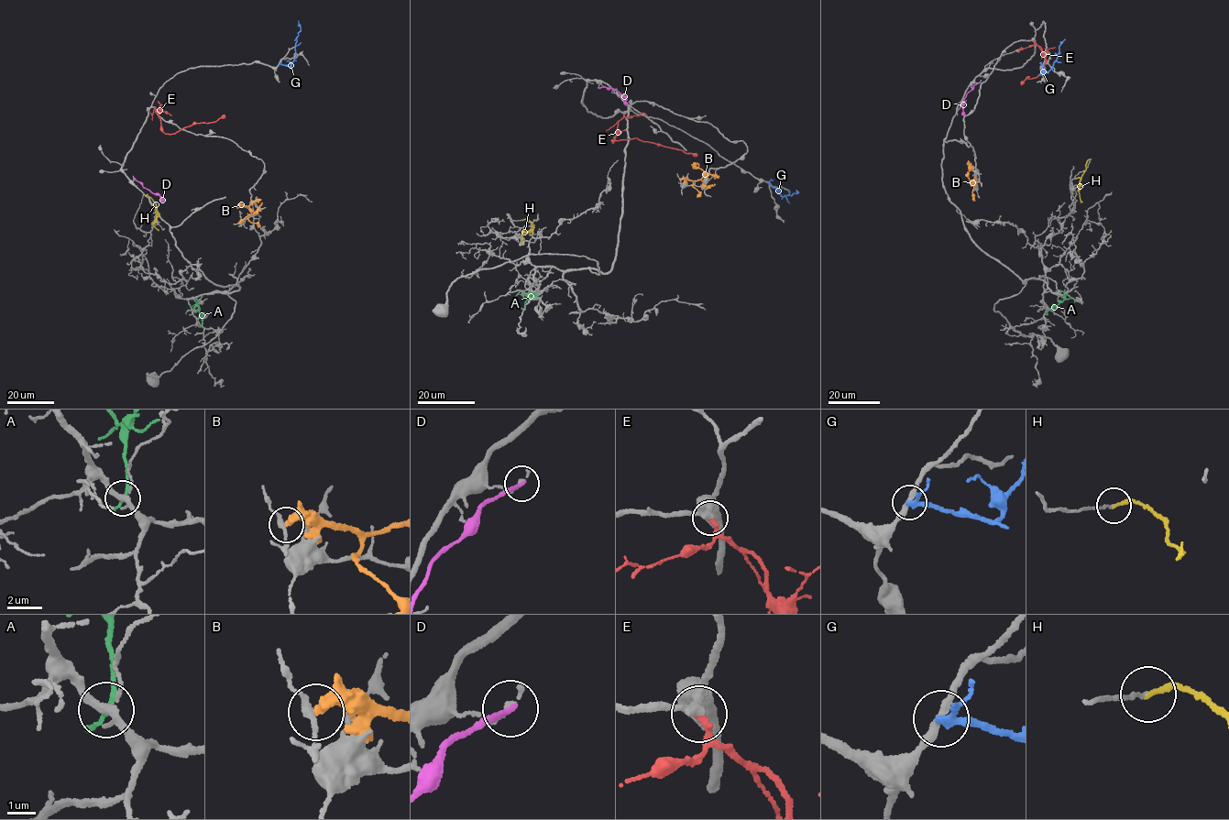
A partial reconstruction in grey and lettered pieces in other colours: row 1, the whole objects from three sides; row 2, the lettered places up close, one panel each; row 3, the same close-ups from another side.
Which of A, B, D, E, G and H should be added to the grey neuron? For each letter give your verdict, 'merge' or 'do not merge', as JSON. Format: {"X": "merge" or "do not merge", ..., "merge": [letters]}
{"A": "do not merge", "B": "do not merge", "D": "do not merge", "E": "merge", "G": "do not merge", "H": "do not merge", "merge": ["E"]}

